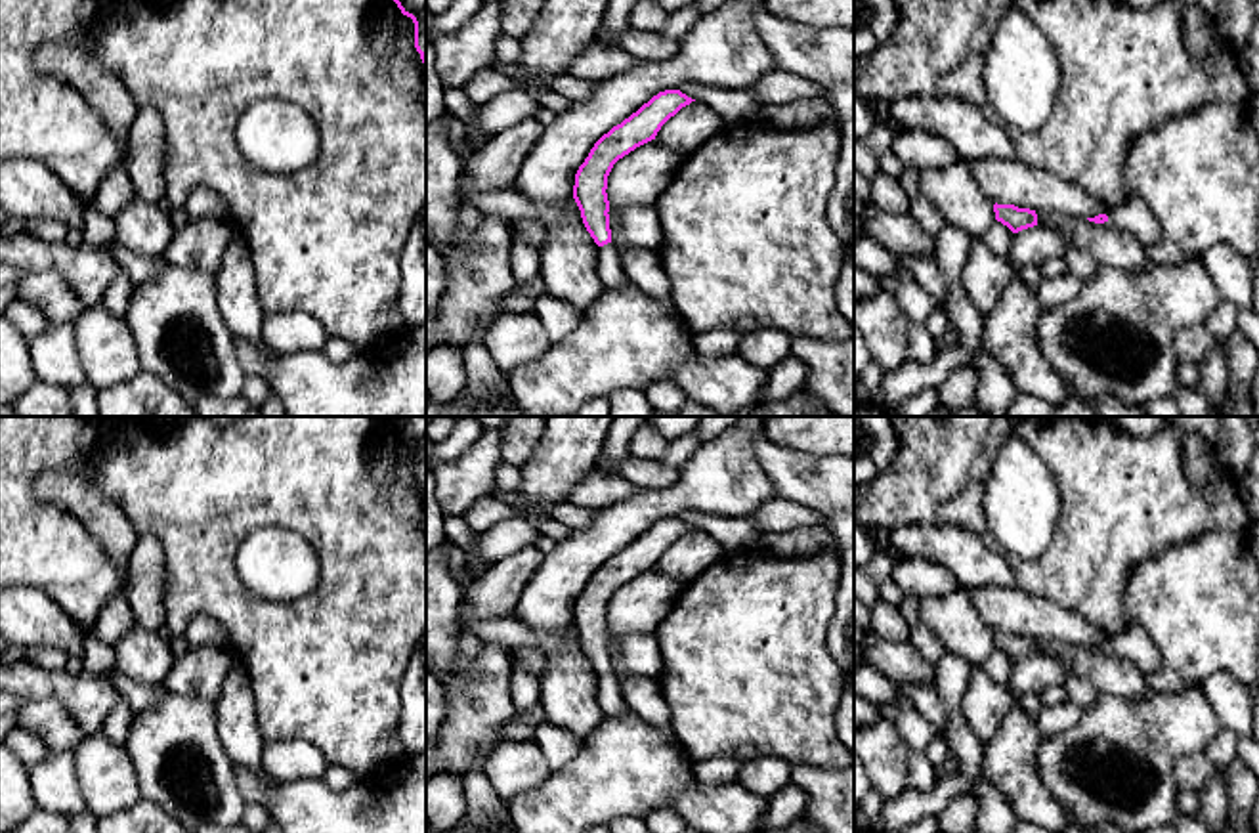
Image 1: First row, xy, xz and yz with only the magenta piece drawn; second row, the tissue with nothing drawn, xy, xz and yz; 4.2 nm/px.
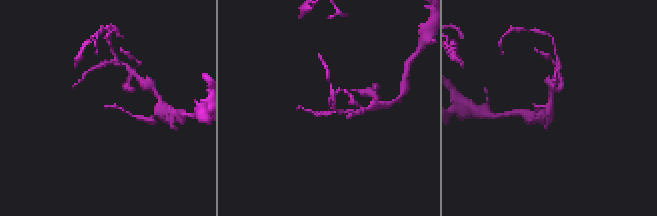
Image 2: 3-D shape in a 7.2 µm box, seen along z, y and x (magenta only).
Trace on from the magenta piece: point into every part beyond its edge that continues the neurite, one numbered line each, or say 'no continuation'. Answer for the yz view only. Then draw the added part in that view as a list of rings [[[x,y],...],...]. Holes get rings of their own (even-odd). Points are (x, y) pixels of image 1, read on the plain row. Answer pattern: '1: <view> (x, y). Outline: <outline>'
1: yz (1131, 642). Outline: [[[1129,623],[1108,640],[1108,650],[1121,659],[1133,661],[1144,674],[1163,665],[1163,655],[1139,623]]]

